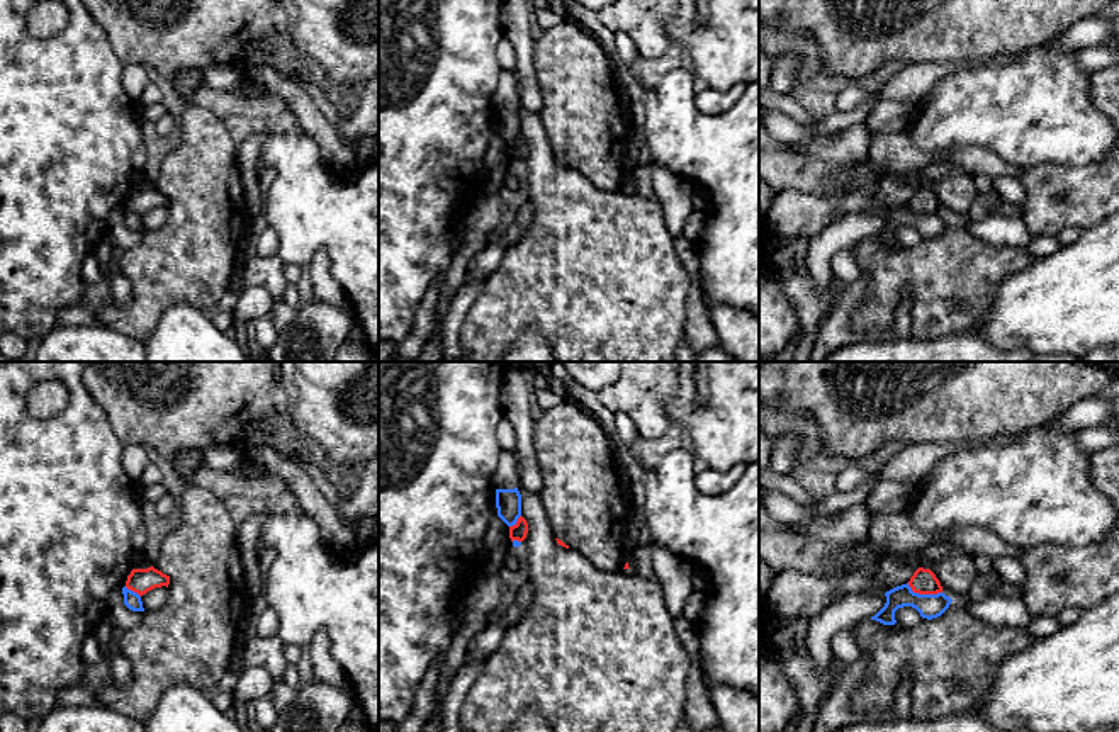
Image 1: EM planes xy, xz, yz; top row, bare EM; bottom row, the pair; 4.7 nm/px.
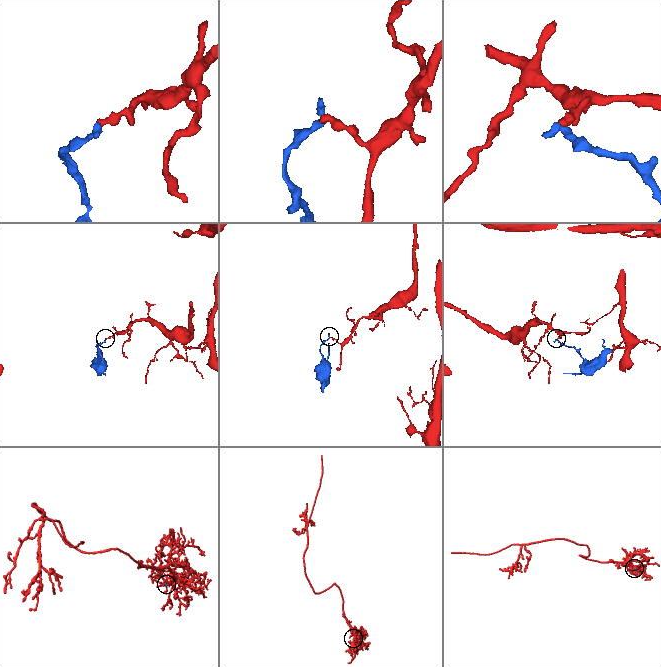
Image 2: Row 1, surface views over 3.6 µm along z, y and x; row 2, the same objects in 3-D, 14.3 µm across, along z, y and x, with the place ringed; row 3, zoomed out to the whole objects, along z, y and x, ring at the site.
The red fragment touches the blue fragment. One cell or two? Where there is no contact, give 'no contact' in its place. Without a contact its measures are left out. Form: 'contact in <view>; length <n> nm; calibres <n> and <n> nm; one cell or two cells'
contact in yz; length 180 nm; calibres 120 and 120 nm; two cells

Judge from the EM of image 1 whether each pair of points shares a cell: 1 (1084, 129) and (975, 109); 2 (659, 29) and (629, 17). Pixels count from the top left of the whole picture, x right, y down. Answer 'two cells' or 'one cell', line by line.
1: one cell
2: one cell

